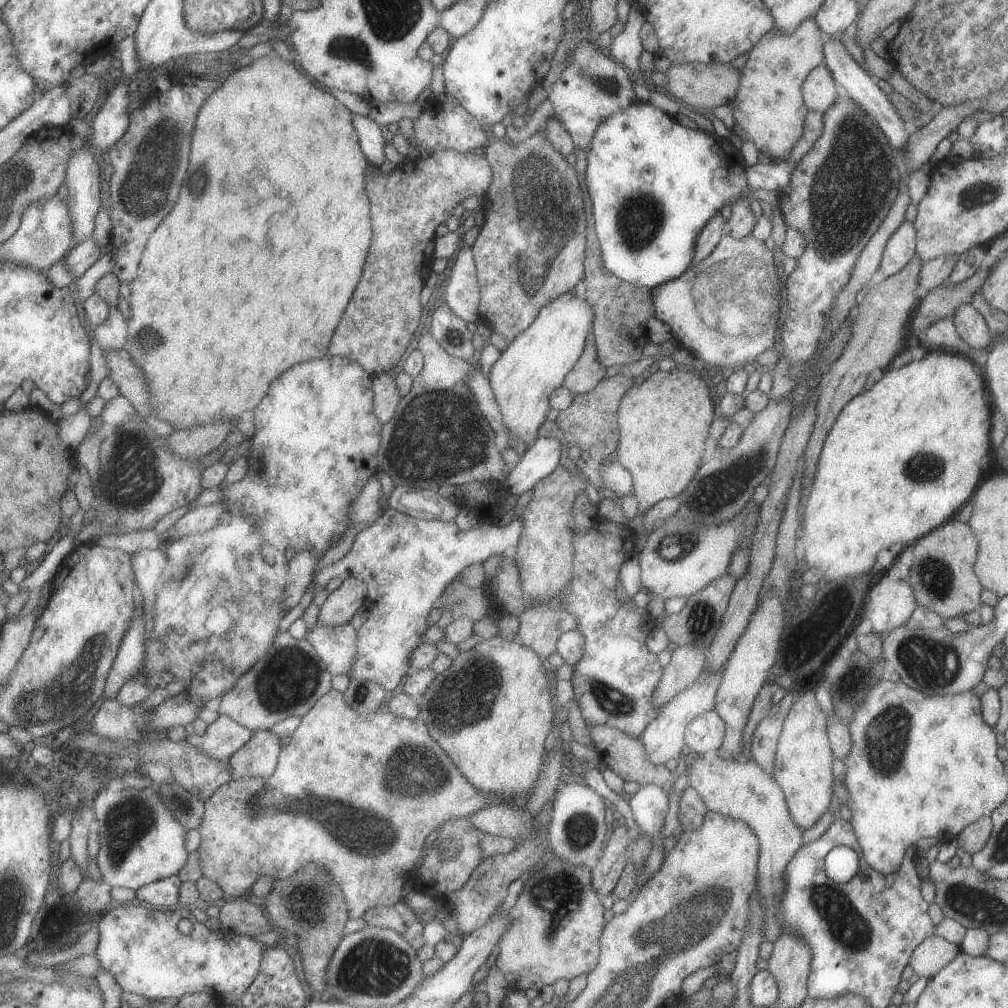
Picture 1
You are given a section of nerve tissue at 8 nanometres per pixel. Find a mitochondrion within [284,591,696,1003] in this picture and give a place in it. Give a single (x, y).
(376, 971)

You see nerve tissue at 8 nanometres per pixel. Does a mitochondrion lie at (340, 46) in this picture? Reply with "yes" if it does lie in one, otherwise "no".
yes

